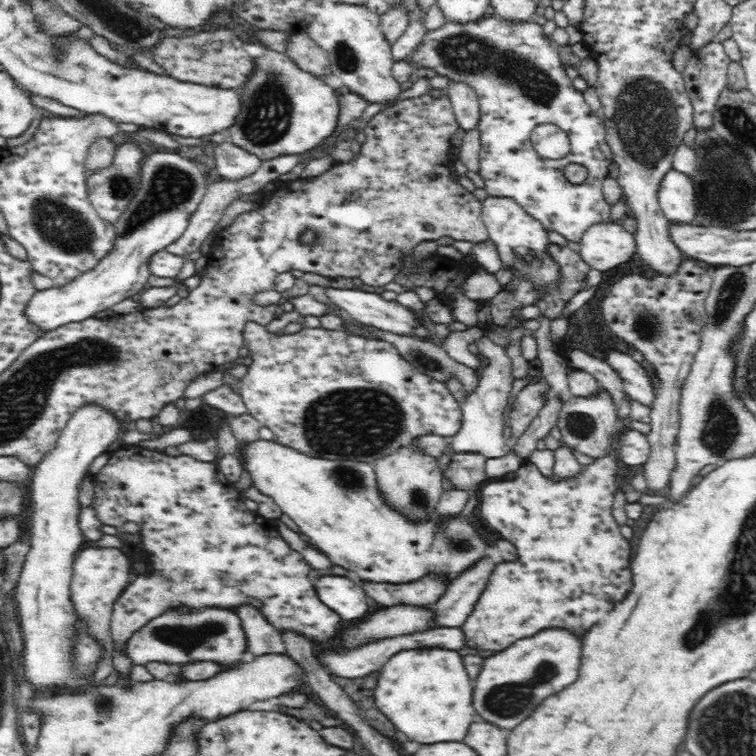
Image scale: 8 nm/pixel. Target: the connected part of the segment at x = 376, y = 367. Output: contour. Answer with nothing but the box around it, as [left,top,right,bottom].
[239,322,463,464]

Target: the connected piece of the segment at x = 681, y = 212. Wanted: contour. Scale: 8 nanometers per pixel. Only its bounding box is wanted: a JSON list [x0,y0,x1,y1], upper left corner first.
[658,167,696,223]

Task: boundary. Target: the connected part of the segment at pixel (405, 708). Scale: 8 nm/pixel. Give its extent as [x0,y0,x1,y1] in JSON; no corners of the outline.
[374,647,474,744]

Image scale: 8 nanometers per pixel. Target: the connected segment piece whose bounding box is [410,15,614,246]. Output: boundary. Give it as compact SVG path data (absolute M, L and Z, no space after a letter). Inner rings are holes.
M483 15L479 19L470 21L468 23L458 23L458 22L447 22L438 29L428 29L426 34L423 36L422 43L414 49L414 53L410 56L410 63L418 68L430 68L434 71L437 76L446 78L449 83L464 83L469 85L476 93L479 108L480 108L480 121L477 129L479 130L479 139L482 142L480 148L480 168L479 174L484 181L484 188L488 191L489 196L496 196L500 198L514 198L515 202L520 203L524 210L528 214L532 215L538 222L544 225L544 228L548 230L556 230L564 236L564 238L574 245L578 245L582 235L586 232L586 229L590 228L591 225L600 224L602 222L608 223L610 214L610 205L603 198L602 184L608 178L610 174L610 166L613 163L613 155L611 154L611 148L608 146L606 140L606 131L603 121L600 119L600 114L595 113L592 108L588 105L588 102L584 99L583 92L578 91L578 88L574 87L573 80L568 77L568 72L566 72L566 67L563 62L561 46L558 42L554 41L552 35L546 35L544 27L542 27L542 21L534 22L522 21L522 22L508 22L506 19L498 18L498 15ZM540 124L552 124L558 126L564 132L568 133L568 138L570 139L571 149L568 156L560 160L550 160L544 159L536 152L533 147L530 136L532 131L536 129ZM570 162L578 162L586 166L589 171L589 177L586 182L580 186L568 182L568 179L564 176L563 168L568 166Z

